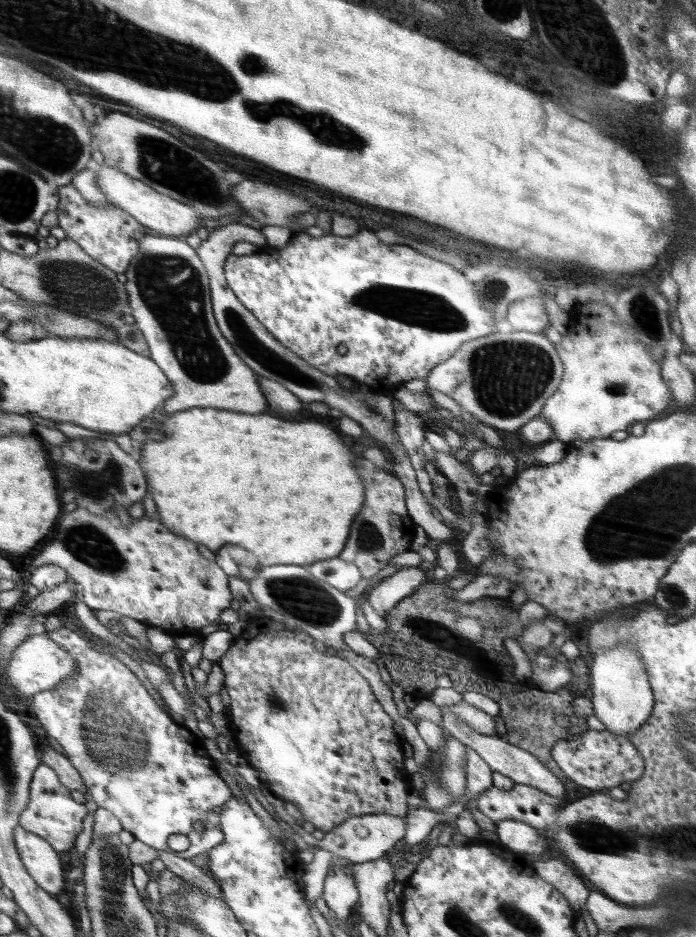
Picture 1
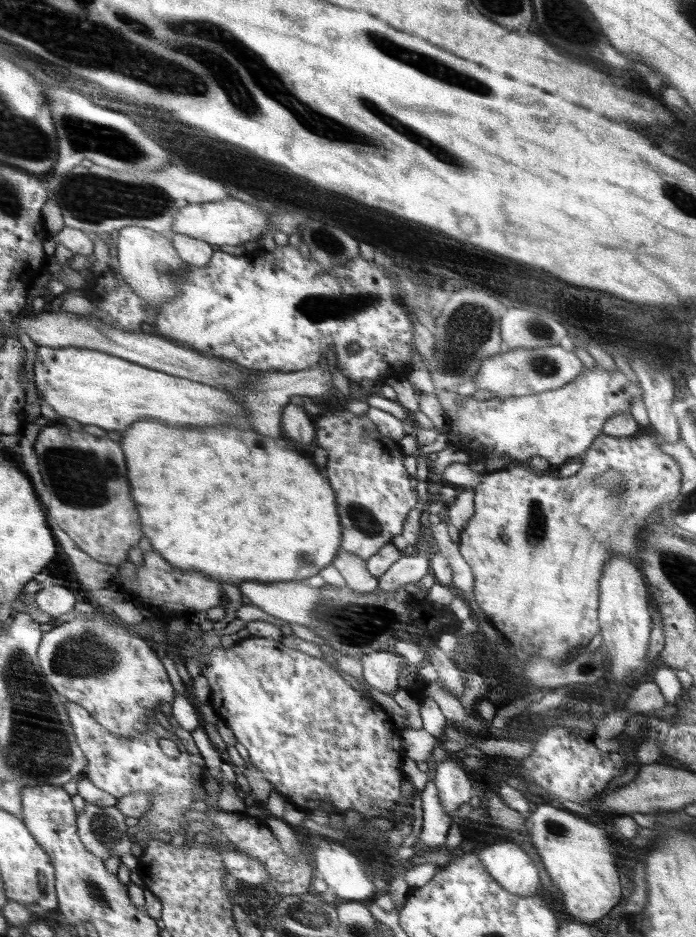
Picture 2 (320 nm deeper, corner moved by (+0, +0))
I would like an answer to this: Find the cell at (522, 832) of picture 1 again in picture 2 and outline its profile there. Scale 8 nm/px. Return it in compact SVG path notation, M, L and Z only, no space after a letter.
M498 842L488 845L478 856L485 870L506 891L522 897L537 894L540 880L536 860L530 859L522 846L512 842Z

